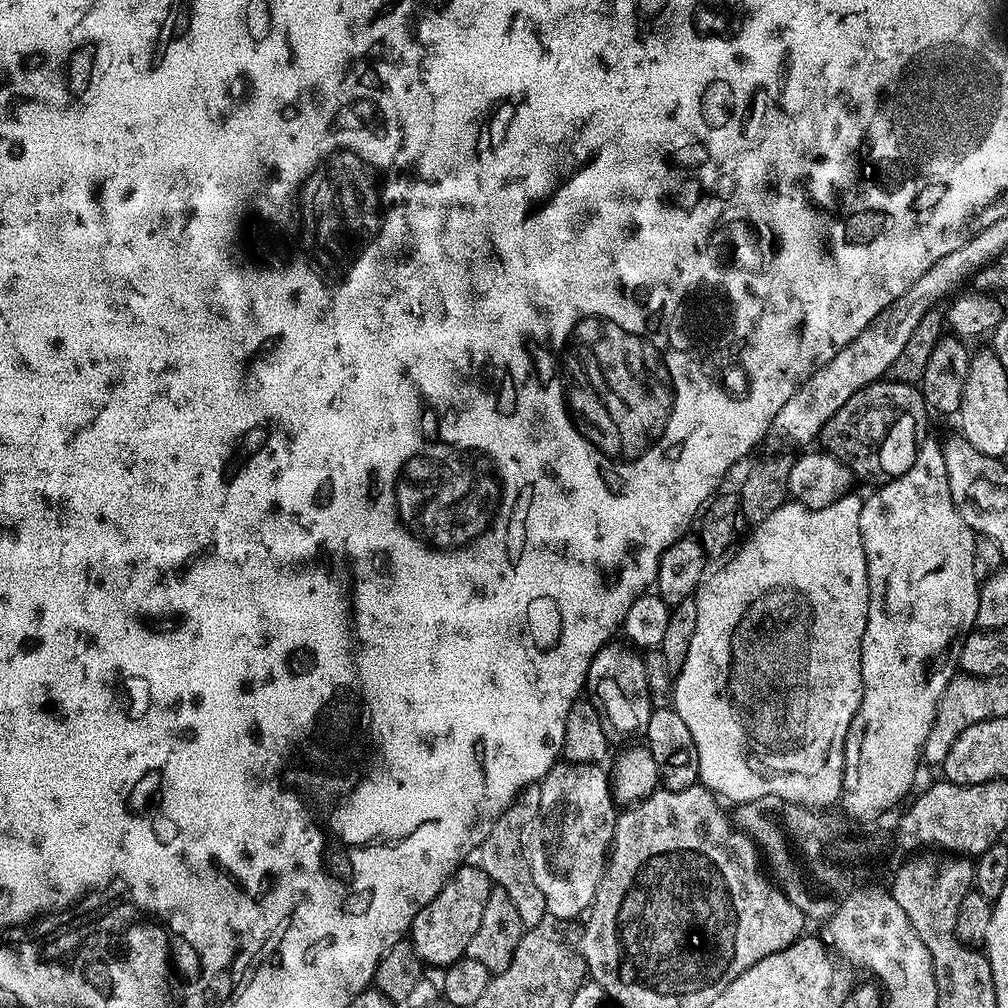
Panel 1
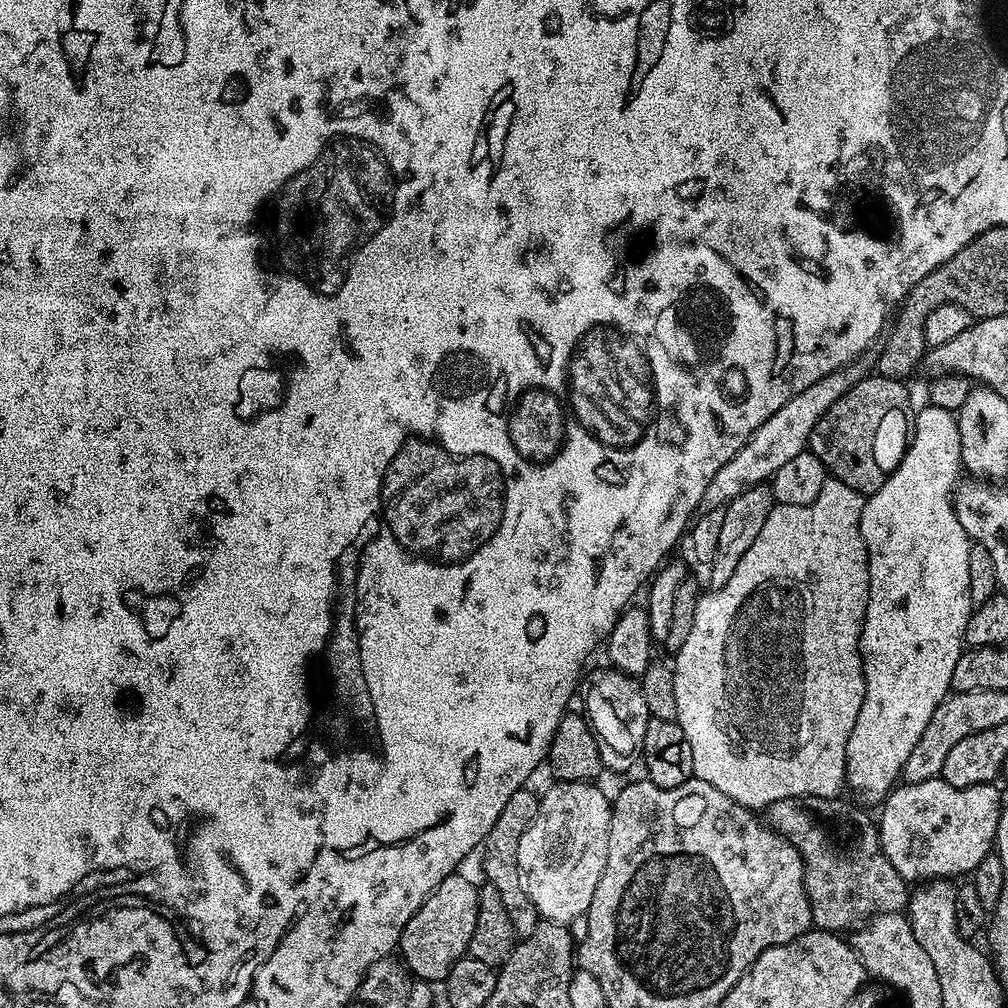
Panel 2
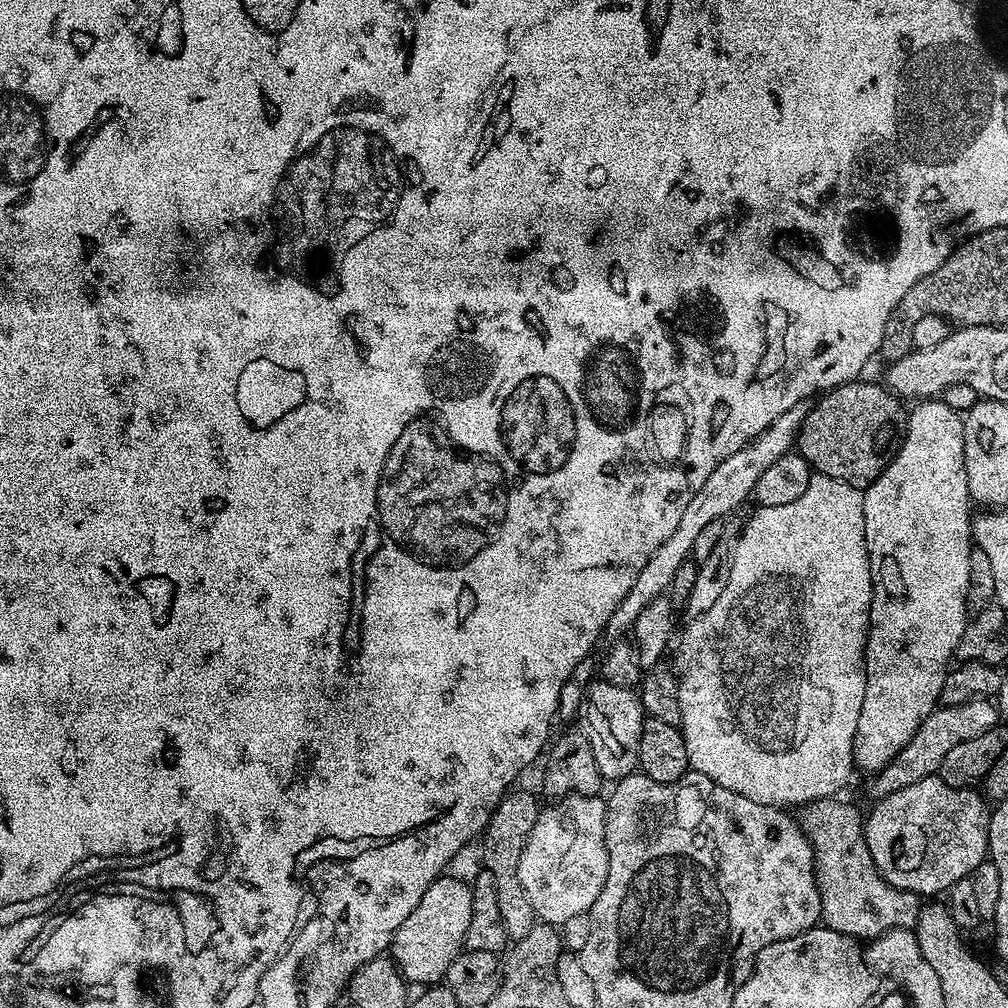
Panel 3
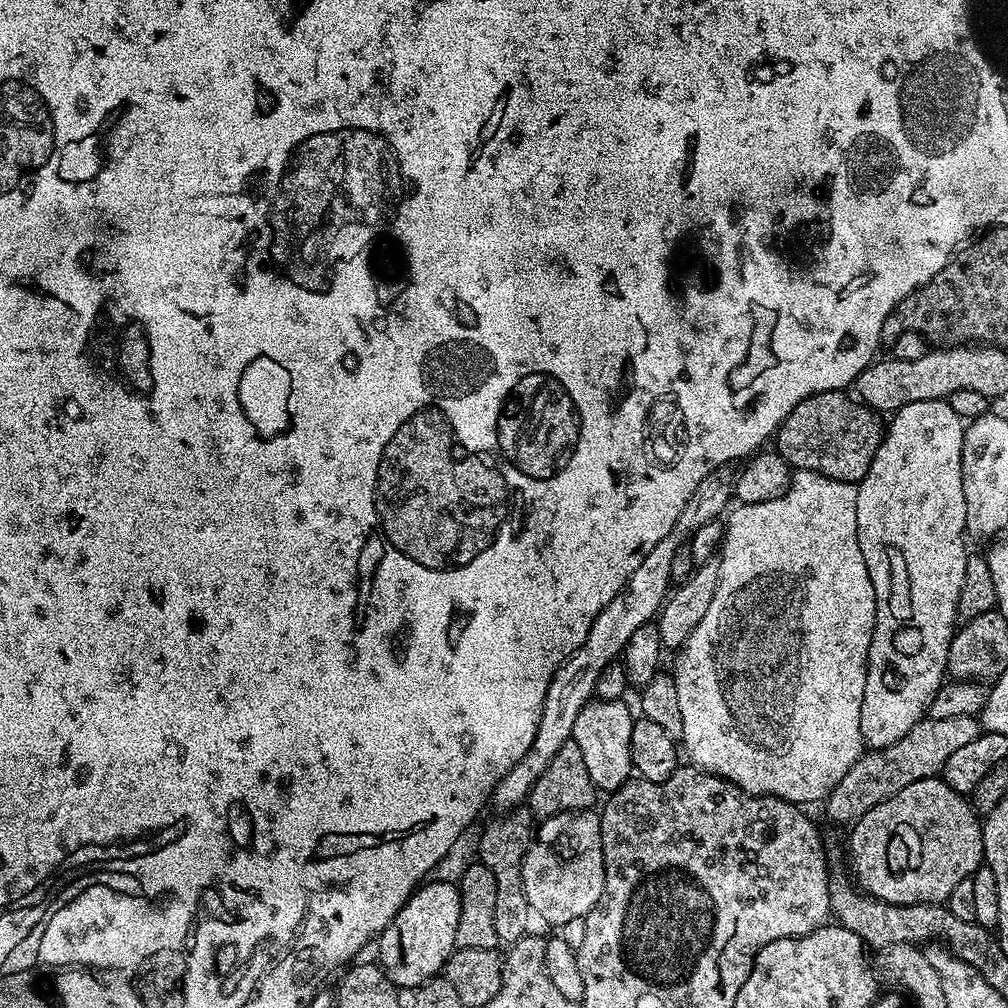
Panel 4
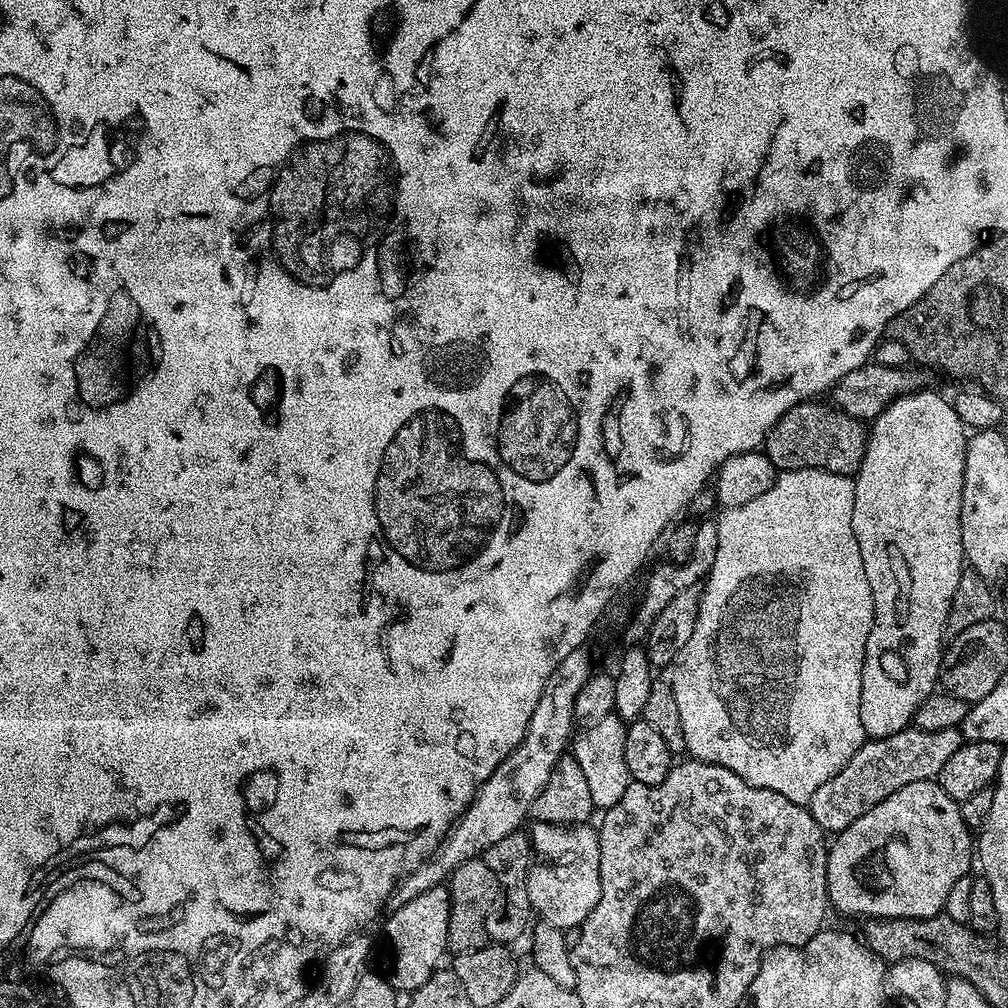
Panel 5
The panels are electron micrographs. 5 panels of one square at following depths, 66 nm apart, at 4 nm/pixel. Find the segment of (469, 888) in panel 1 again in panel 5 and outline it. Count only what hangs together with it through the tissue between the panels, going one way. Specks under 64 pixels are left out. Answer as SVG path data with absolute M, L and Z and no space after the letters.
M441 886L426 890L426 894L418 894L418 898L410 898L391 913L392 917L384 924L384 968L382 975L397 994L416 992L441 967L440 959L448 952L448 931L450 930L450 898L447 887Z

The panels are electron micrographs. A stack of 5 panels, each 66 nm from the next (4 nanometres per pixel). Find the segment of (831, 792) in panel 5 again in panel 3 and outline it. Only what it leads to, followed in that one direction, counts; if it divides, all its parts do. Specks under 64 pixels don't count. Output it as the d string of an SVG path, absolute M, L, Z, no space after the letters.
M977 698L962 702L958 706L945 708L937 706L930 715L921 722L914 738L902 746L902 750L892 759L882 771L871 777L872 785L868 792L873 801L883 800L885 796L894 794L894 790L902 790L905 786L914 786L914 782L922 782L922 778L935 776L942 766L942 758L966 742L966 738L978 738L978 734L986 734L986 730L997 727L998 713L991 699Z

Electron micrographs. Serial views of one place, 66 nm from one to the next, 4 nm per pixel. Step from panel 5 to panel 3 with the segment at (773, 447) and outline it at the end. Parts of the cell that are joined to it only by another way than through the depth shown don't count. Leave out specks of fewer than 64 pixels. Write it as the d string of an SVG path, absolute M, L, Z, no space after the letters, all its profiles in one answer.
M864 379L851 380L823 393L815 401L817 404L809 407L794 447L813 473L838 478L861 490L880 477L880 470L886 463L884 451L892 435L895 432L897 435L902 420L901 401L883 383L871 384Z

